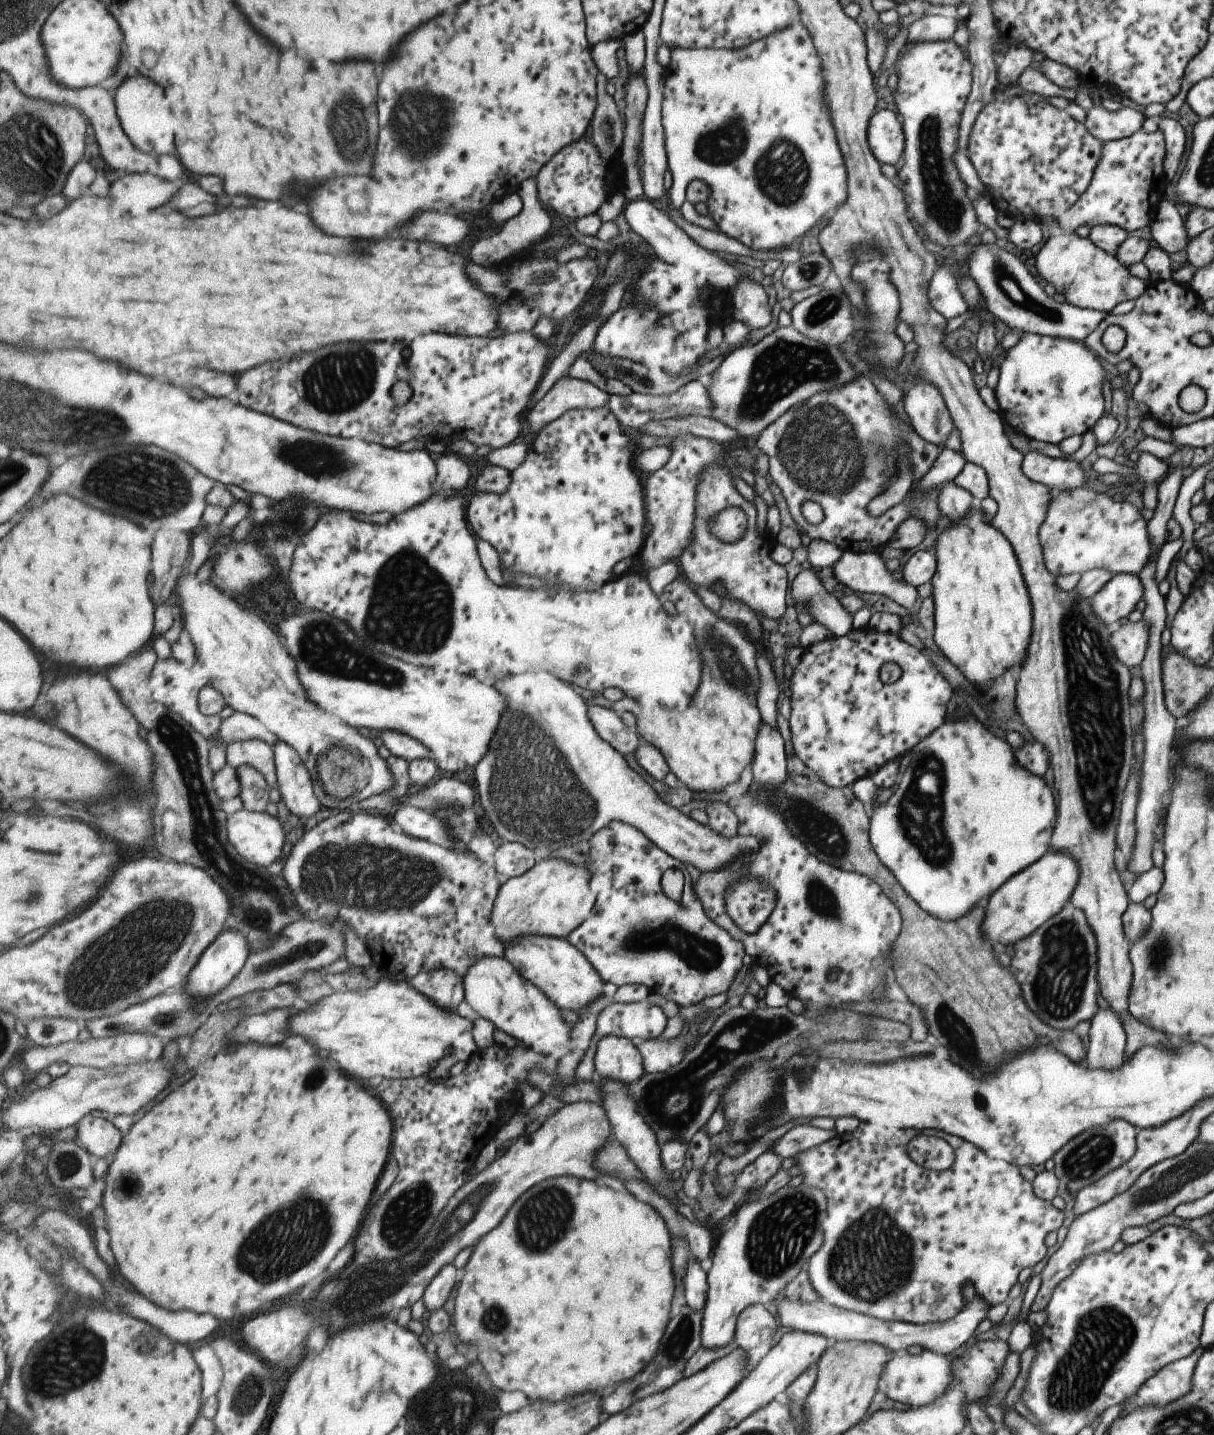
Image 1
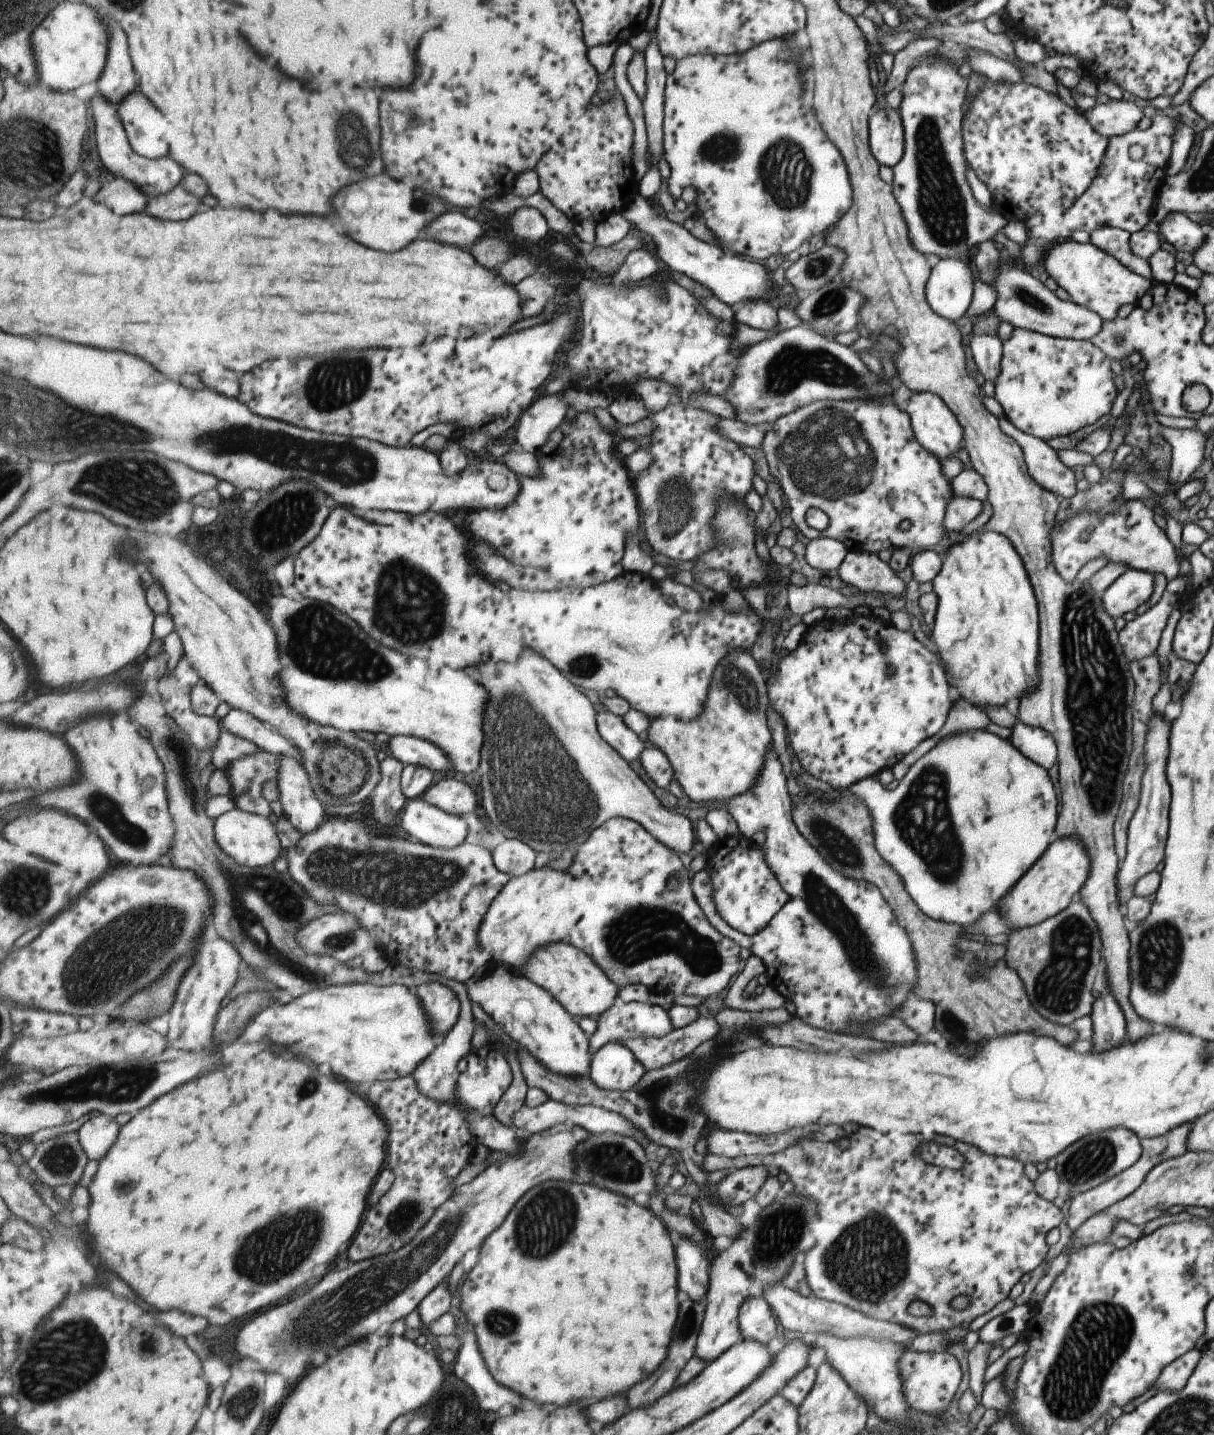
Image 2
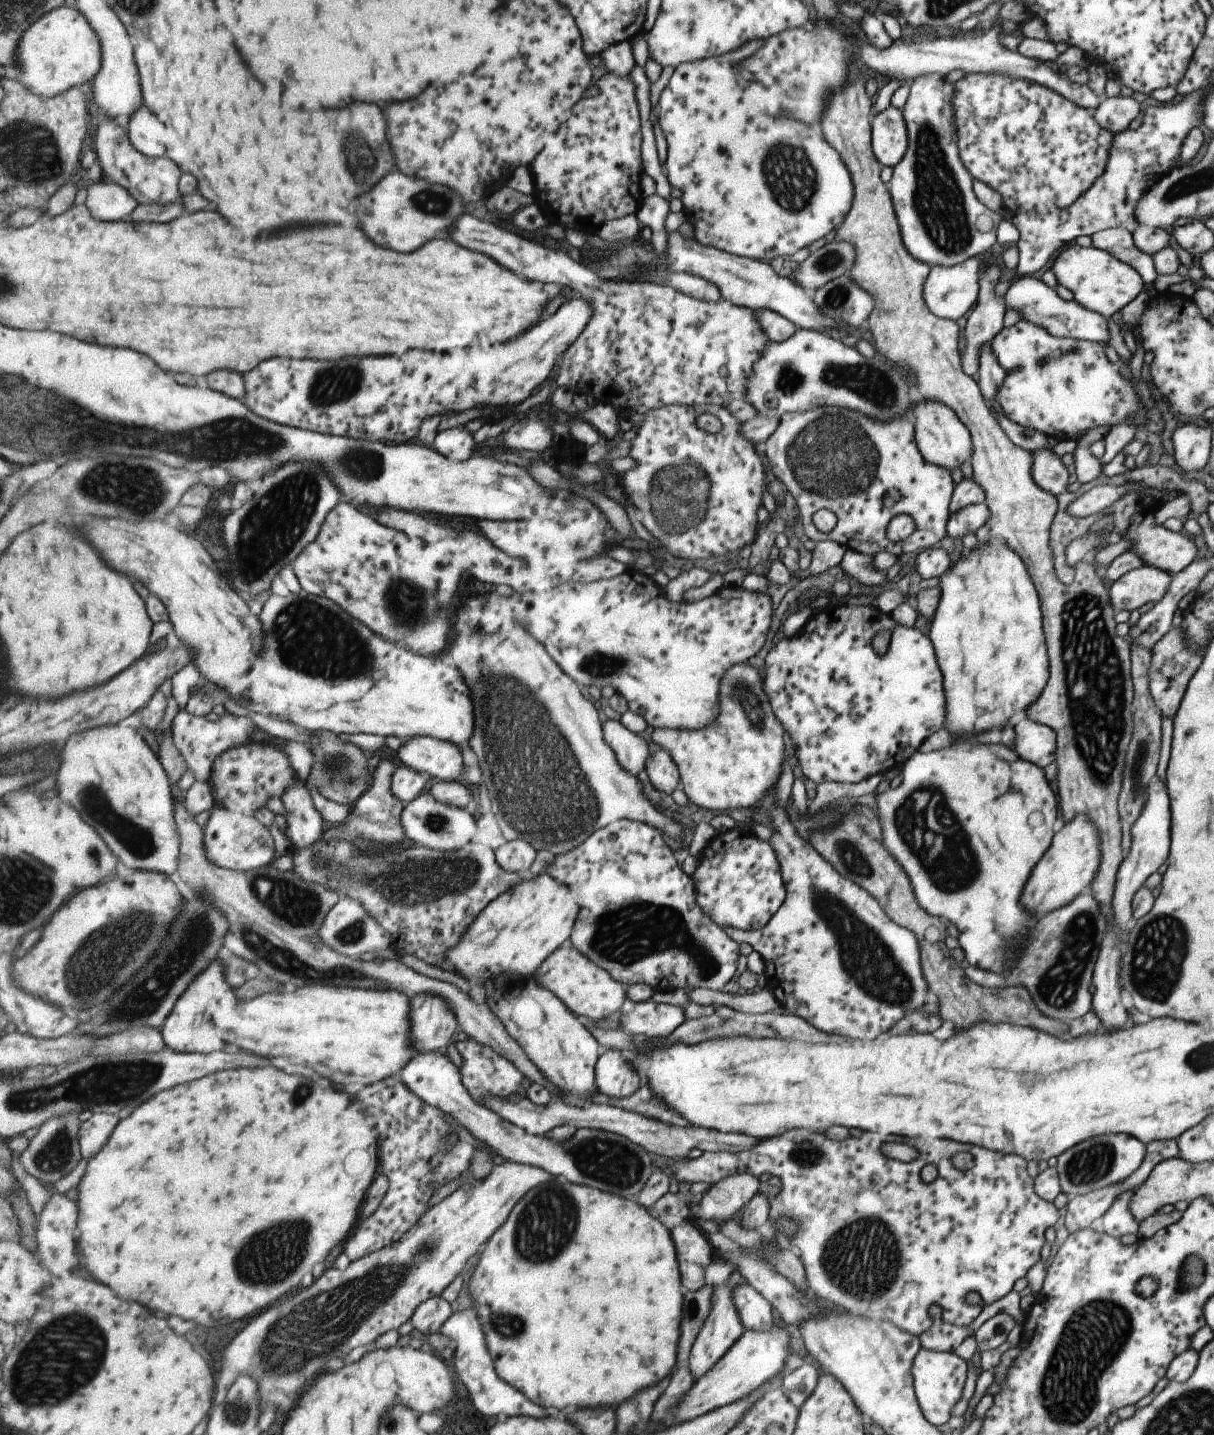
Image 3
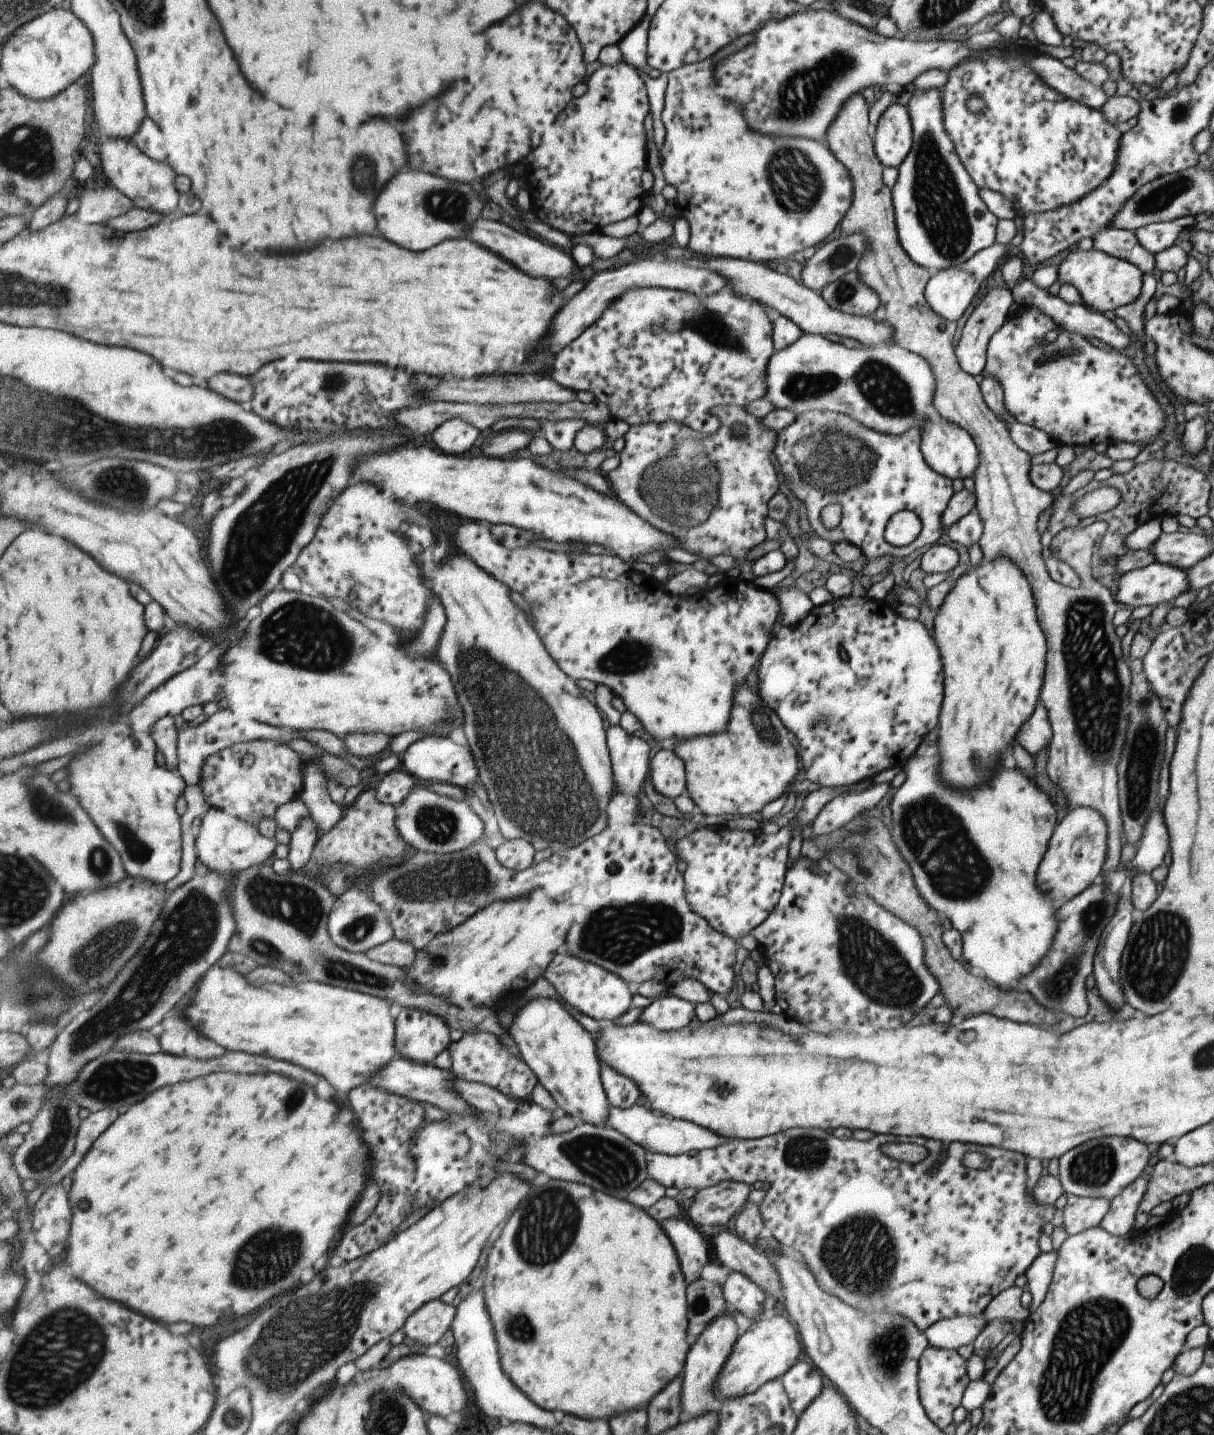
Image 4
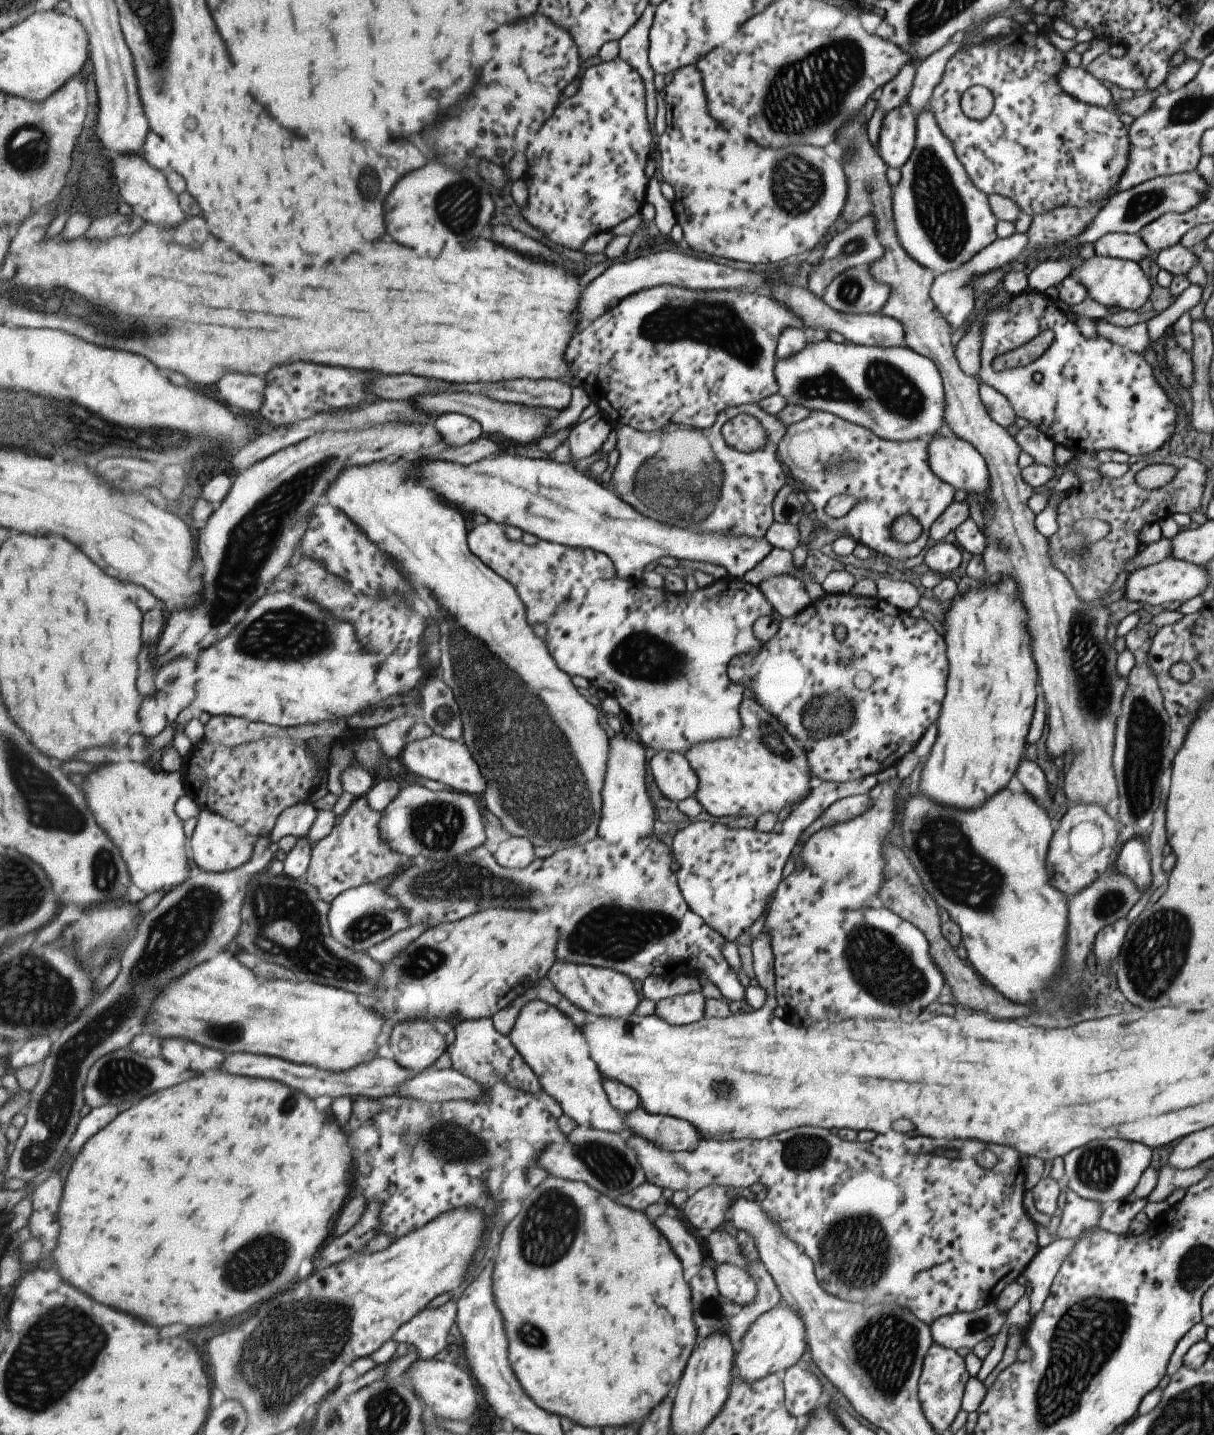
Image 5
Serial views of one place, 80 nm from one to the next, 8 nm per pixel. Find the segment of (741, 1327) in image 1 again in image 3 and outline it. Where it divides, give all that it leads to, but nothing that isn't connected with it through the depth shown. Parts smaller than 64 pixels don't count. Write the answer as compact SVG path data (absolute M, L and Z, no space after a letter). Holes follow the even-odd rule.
M747 1282L734 1288L732 1301L747 1331L765 1332L772 1328L770 1302Z

